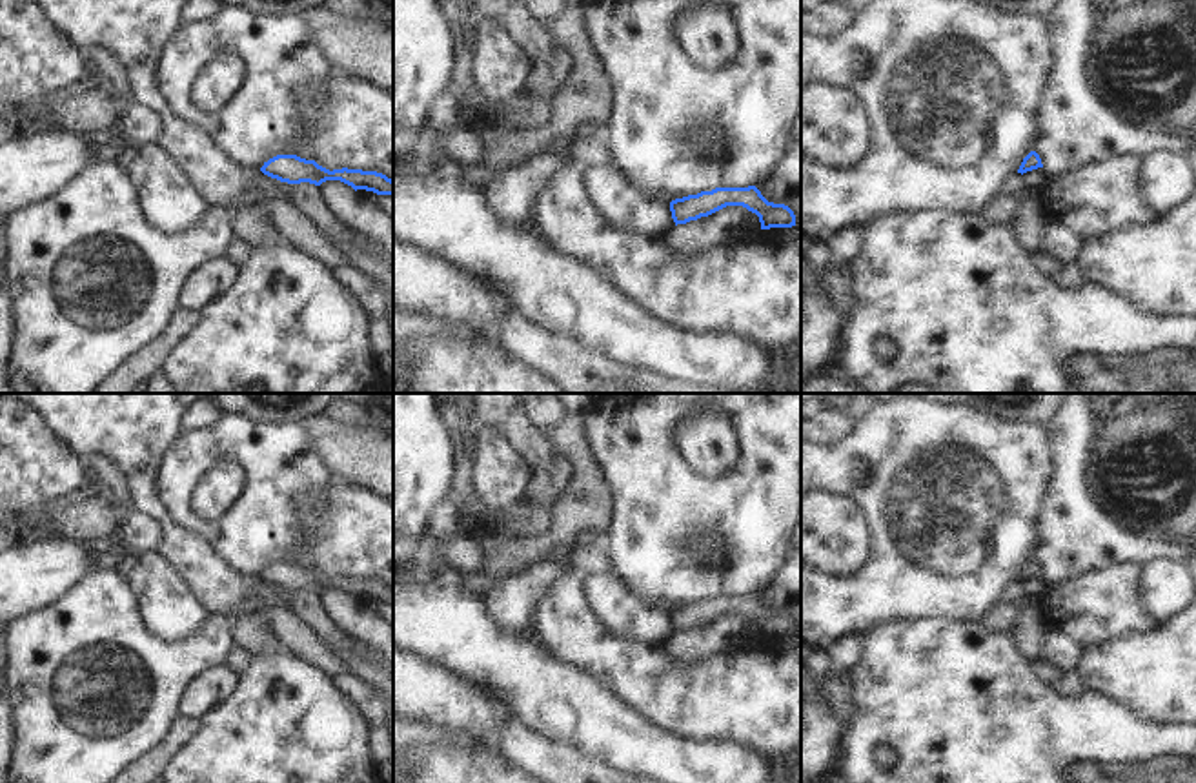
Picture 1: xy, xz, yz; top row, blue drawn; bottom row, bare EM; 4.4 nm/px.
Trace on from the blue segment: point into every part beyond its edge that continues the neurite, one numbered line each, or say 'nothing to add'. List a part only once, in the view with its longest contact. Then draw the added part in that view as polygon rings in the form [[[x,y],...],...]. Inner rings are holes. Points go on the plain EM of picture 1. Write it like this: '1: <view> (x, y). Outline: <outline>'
nothing to add

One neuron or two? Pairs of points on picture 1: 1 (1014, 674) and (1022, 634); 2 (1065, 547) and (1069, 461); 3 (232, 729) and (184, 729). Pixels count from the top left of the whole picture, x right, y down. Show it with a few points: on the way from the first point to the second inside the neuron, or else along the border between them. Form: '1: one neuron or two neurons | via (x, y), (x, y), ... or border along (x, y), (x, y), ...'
1: two neurons | border along (1011, 636), (1016, 650), (1029, 663)
2: one neuron | via (1069, 525), (1069, 483)
3: two neurons | border along (202, 720), (201, 731), (173, 762)

